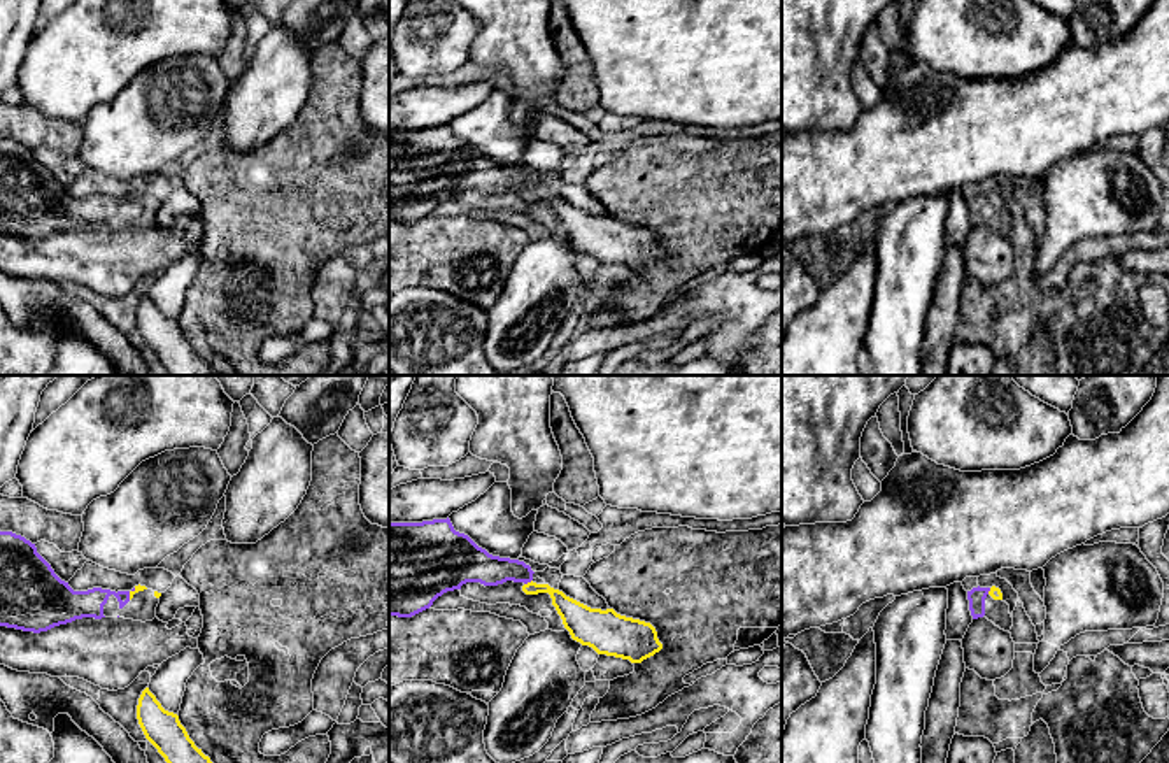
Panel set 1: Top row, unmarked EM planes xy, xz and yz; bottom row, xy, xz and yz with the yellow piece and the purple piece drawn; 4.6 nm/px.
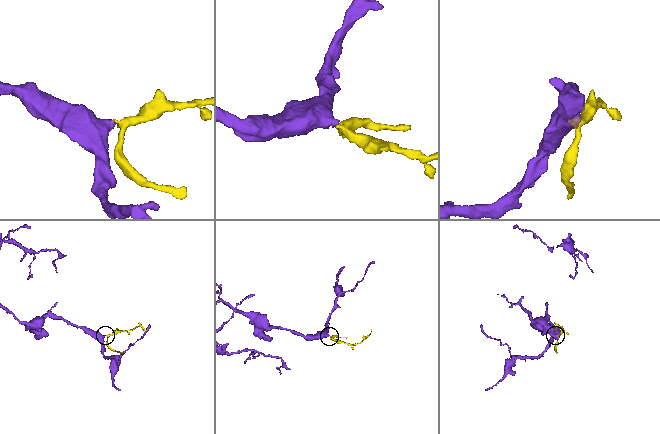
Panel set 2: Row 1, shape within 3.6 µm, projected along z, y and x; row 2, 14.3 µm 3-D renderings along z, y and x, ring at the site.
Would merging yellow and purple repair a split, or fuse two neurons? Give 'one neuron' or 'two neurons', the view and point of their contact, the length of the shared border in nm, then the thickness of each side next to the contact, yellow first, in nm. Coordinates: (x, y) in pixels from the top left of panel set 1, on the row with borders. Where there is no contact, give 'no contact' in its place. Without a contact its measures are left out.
one neuron | xz (528, 583) | 50 nm | 120/160 nm

